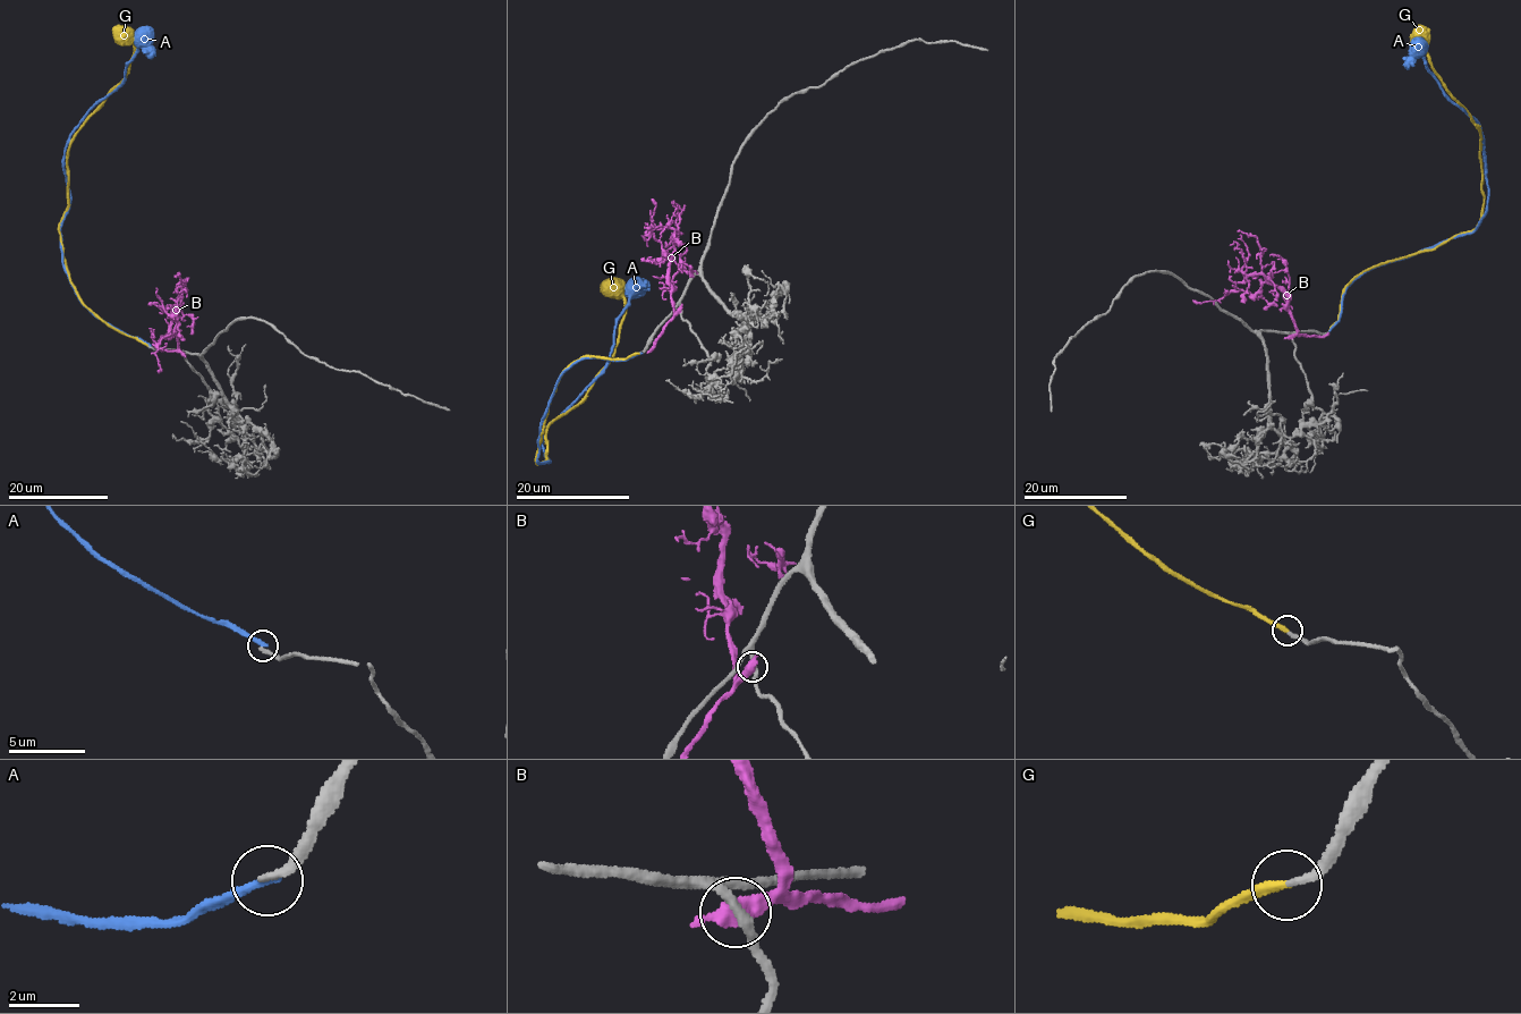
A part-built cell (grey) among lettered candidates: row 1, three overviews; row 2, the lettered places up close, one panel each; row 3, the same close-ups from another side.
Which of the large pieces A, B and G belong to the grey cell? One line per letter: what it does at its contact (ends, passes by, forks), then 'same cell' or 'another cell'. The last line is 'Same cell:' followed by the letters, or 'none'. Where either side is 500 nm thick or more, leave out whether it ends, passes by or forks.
A: it ends there; another cell
B: another cell
G: it ends there; same cell
Same cell: G

